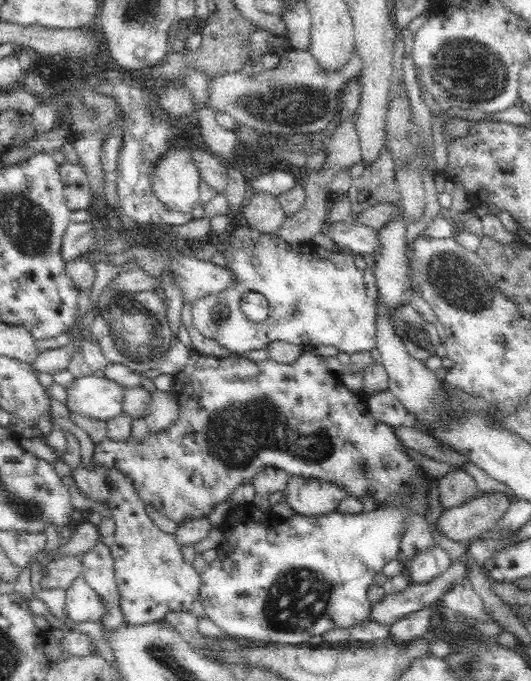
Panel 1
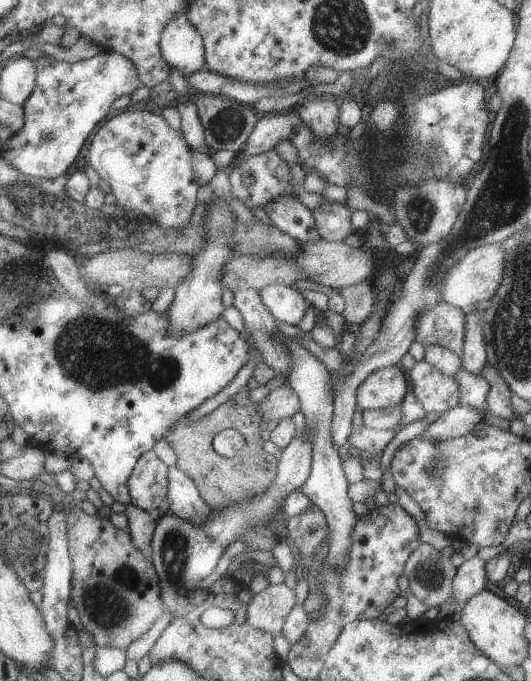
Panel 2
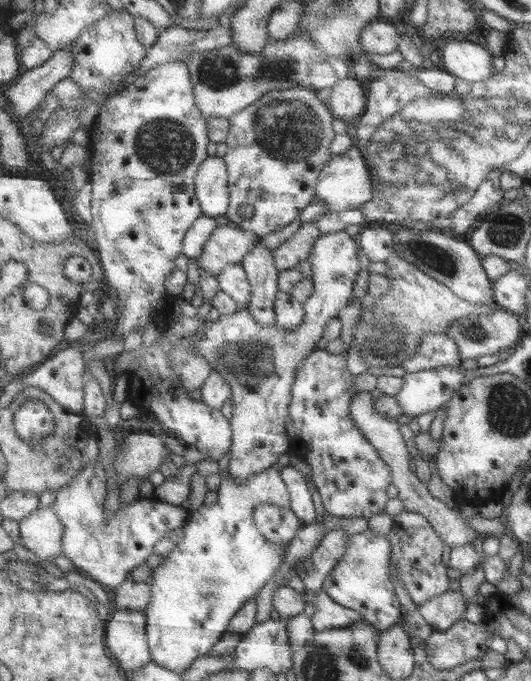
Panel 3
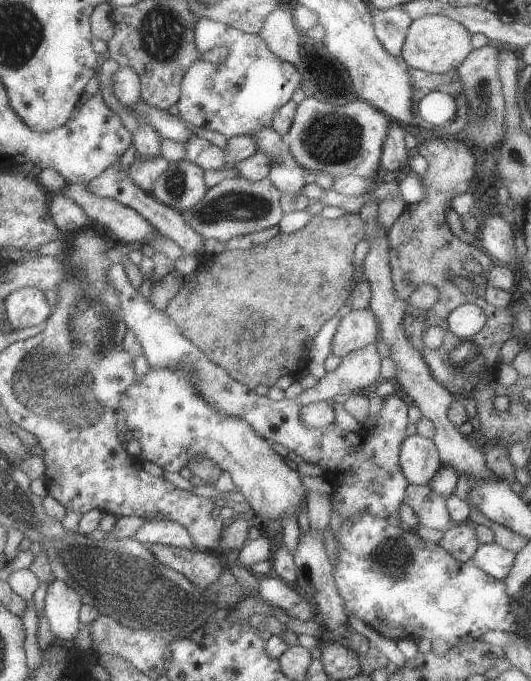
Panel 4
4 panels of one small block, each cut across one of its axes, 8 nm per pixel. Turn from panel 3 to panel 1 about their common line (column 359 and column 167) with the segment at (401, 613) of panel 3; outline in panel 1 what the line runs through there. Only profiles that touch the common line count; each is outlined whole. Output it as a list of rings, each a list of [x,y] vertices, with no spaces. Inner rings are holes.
[[[82,464],[72,468],[75,484],[81,492],[94,501],[102,502],[113,514],[116,523],[115,544],[112,549],[114,559],[115,581],[119,593],[120,610],[125,622],[128,624],[144,624],[146,622],[164,621],[166,612],[189,611],[194,602],[199,600],[199,589],[201,586],[200,575],[192,566],[192,562],[185,561],[182,557],[178,543],[174,537],[156,527],[154,521],[147,513],[144,503],[140,501],[132,481],[116,468],[97,466],[87,468]]]

